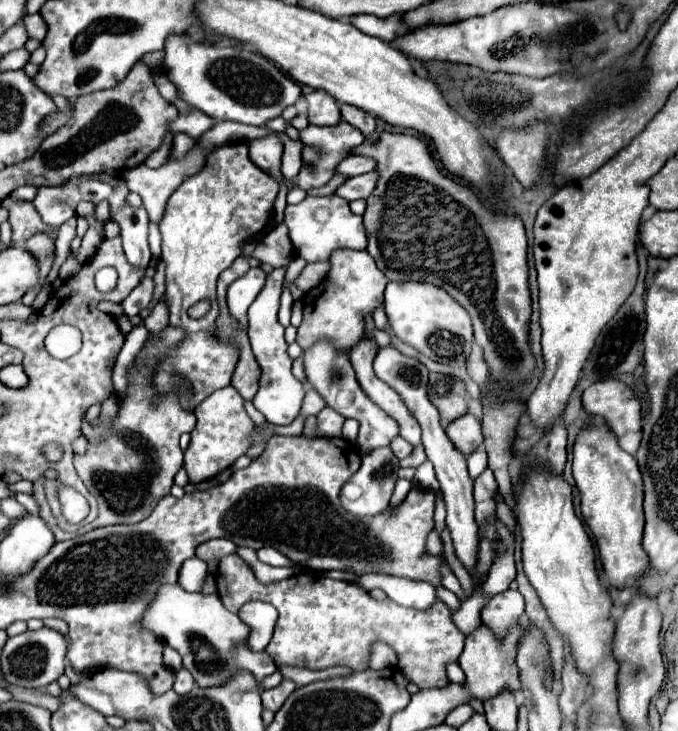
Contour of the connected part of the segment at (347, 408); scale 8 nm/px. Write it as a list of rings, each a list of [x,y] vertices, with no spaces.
[[[320,340],[320,342],[316,342],[312,348],[308,348],[304,352],[304,368],[306,368],[308,382],[312,384],[312,388],[316,392],[320,392],[320,396],[326,400],[326,404],[330,408],[334,408],[344,418],[354,418],[354,420],[360,422],[358,448],[362,452],[368,452],[368,450],[378,448],[378,446],[386,446],[386,444],[390,444],[398,436],[398,424],[396,424],[396,420],[388,418],[388,414],[384,414],[360,390],[360,386],[356,382],[356,376],[354,376],[354,370],[352,370],[352,364],[350,364],[350,360],[348,360],[346,354],[336,352],[328,342]]]

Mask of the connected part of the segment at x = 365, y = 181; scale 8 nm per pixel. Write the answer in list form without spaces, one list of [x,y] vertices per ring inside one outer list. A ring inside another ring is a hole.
[[[366,172],[366,174],[360,174],[360,176],[354,176],[354,178],[348,178],[338,190],[336,194],[348,202],[354,202],[358,198],[368,198],[372,196],[374,188],[376,188],[376,180],[378,180],[378,172]]]

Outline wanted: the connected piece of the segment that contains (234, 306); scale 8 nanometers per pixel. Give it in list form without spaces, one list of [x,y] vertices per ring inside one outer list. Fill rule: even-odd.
[[[250,268],[246,276],[238,278],[236,282],[232,282],[228,286],[228,292],[226,292],[228,310],[230,310],[230,316],[238,322],[240,330],[248,328],[246,310],[254,302],[254,298],[260,294],[260,290],[264,288],[264,282],[266,282],[264,270],[262,268]]]

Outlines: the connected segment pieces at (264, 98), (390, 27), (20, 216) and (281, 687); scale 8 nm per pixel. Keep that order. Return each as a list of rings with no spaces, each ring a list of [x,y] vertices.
[[[186,34],[170,36],[164,52],[166,76],[176,84],[182,100],[214,120],[232,120],[260,128],[268,120],[278,118],[284,108],[296,104],[302,96],[300,86],[292,78],[254,52],[214,48],[204,42],[192,42]]]
[[[362,14],[362,16],[348,18],[348,22],[352,22],[364,34],[370,34],[370,36],[376,36],[376,38],[380,38],[384,42],[390,42],[396,36],[402,36],[402,34],[410,32],[408,28],[404,28],[404,24],[402,24],[400,18],[402,18],[400,14],[392,14],[388,18],[376,18],[376,16]]]
[[[6,198],[6,200],[2,200],[2,206],[8,208],[8,212],[10,212],[8,222],[12,226],[14,246],[22,246],[24,240],[32,238],[34,234],[56,230],[40,220],[40,214],[36,212],[36,208],[32,208],[32,202],[14,202],[12,198]]]
[[[282,680],[276,688],[270,688],[270,690],[264,690],[262,692],[262,704],[264,708],[276,712],[280,710],[280,706],[284,704],[284,700],[292,694],[292,690],[296,688],[296,684],[292,680]]]

